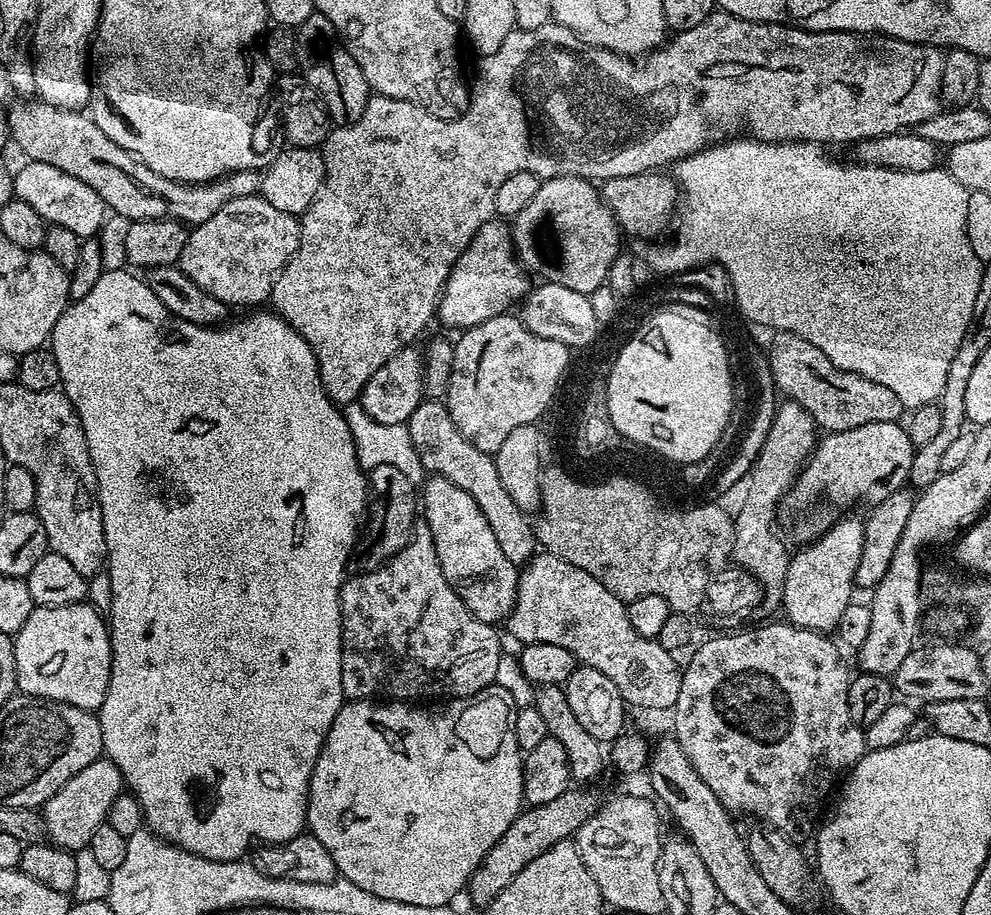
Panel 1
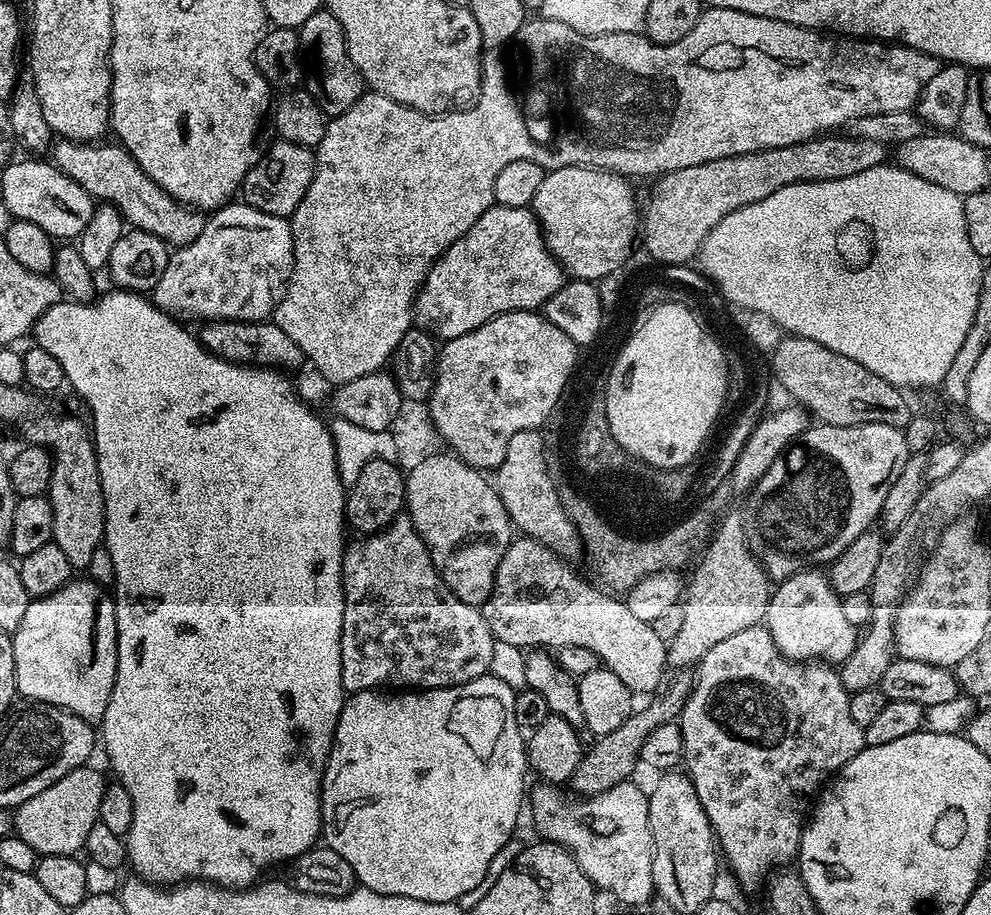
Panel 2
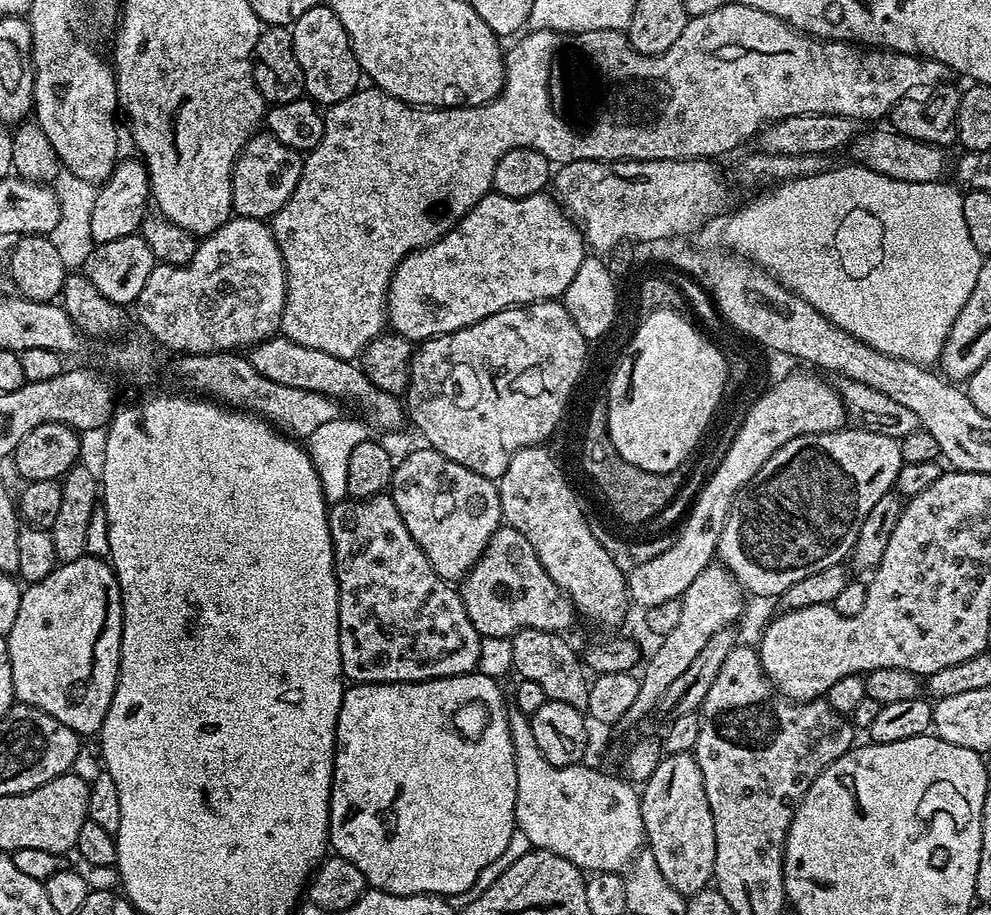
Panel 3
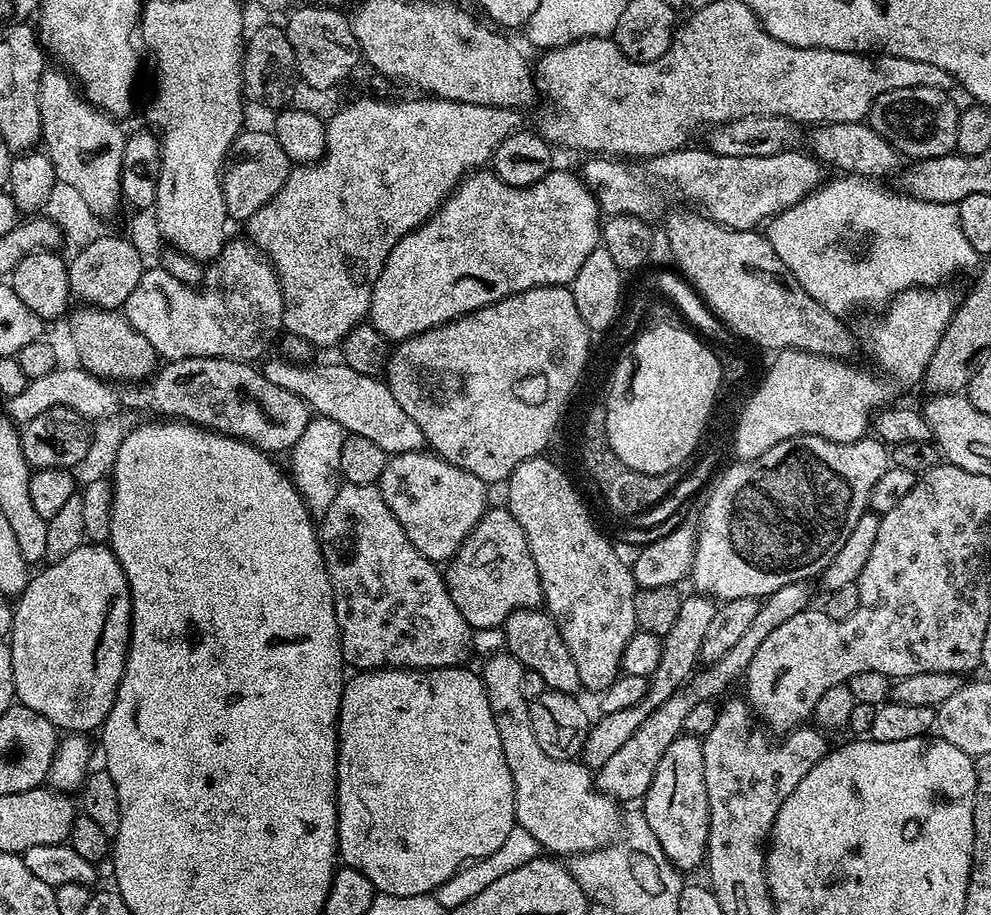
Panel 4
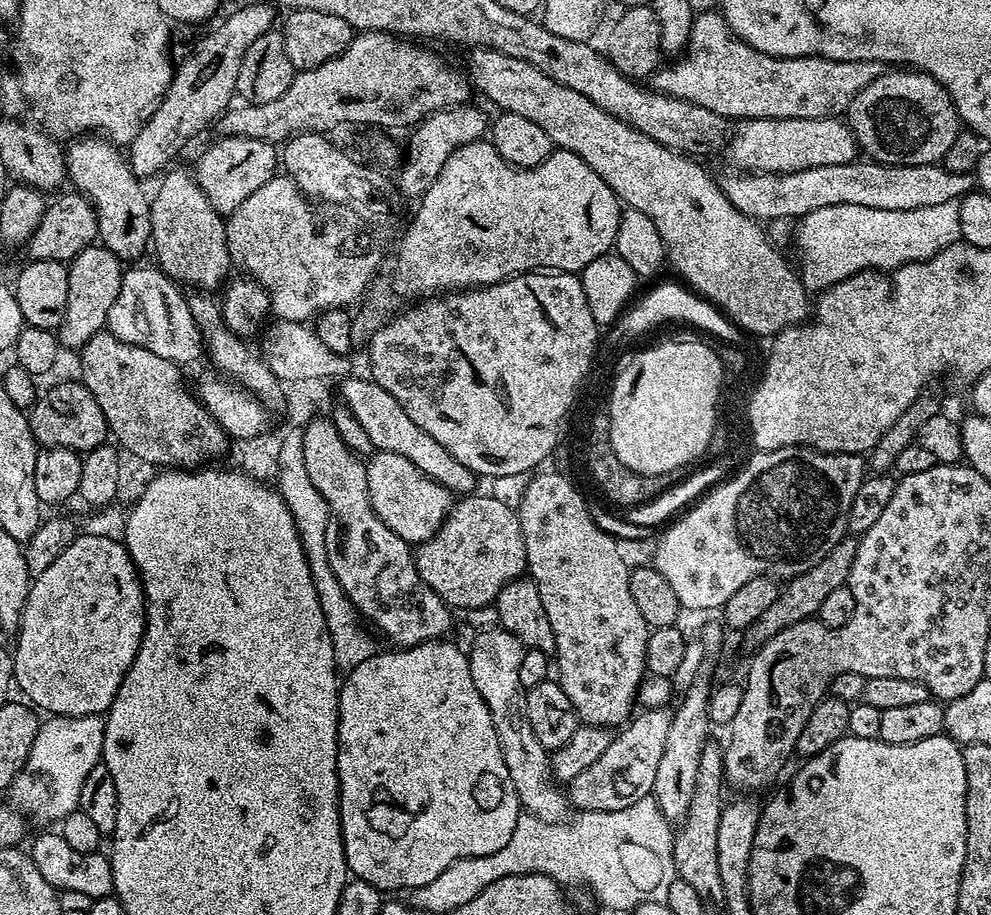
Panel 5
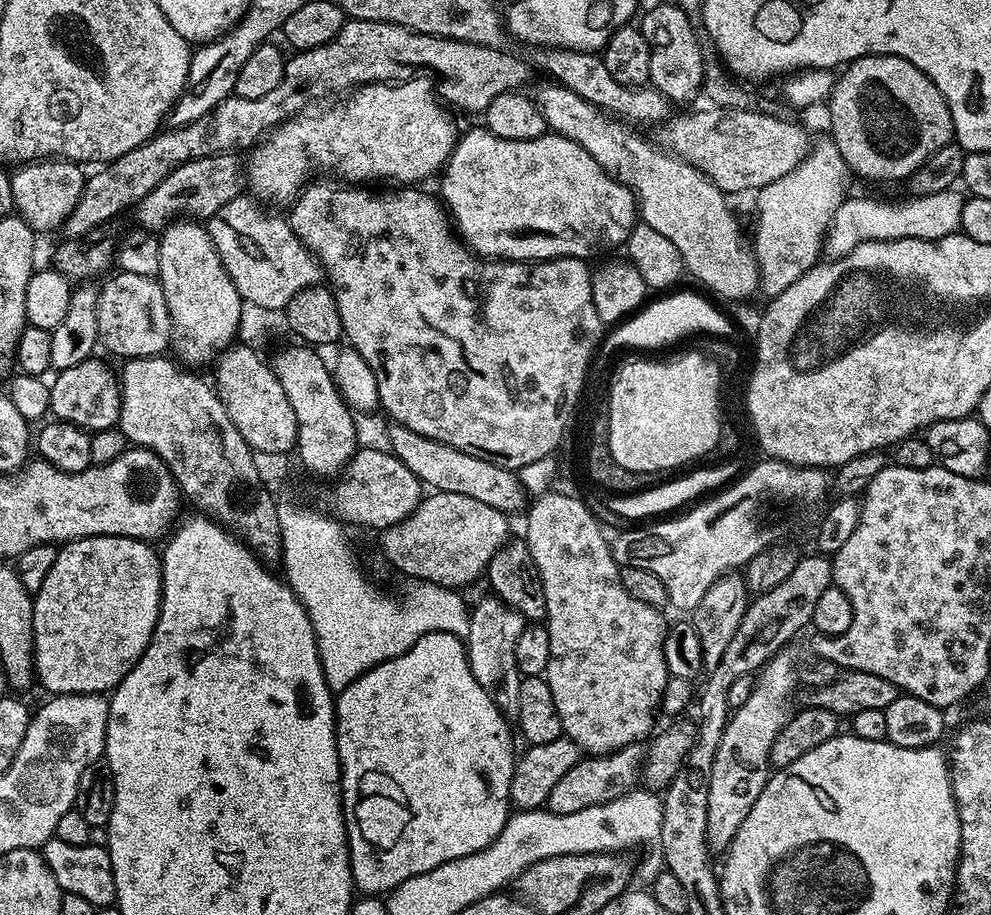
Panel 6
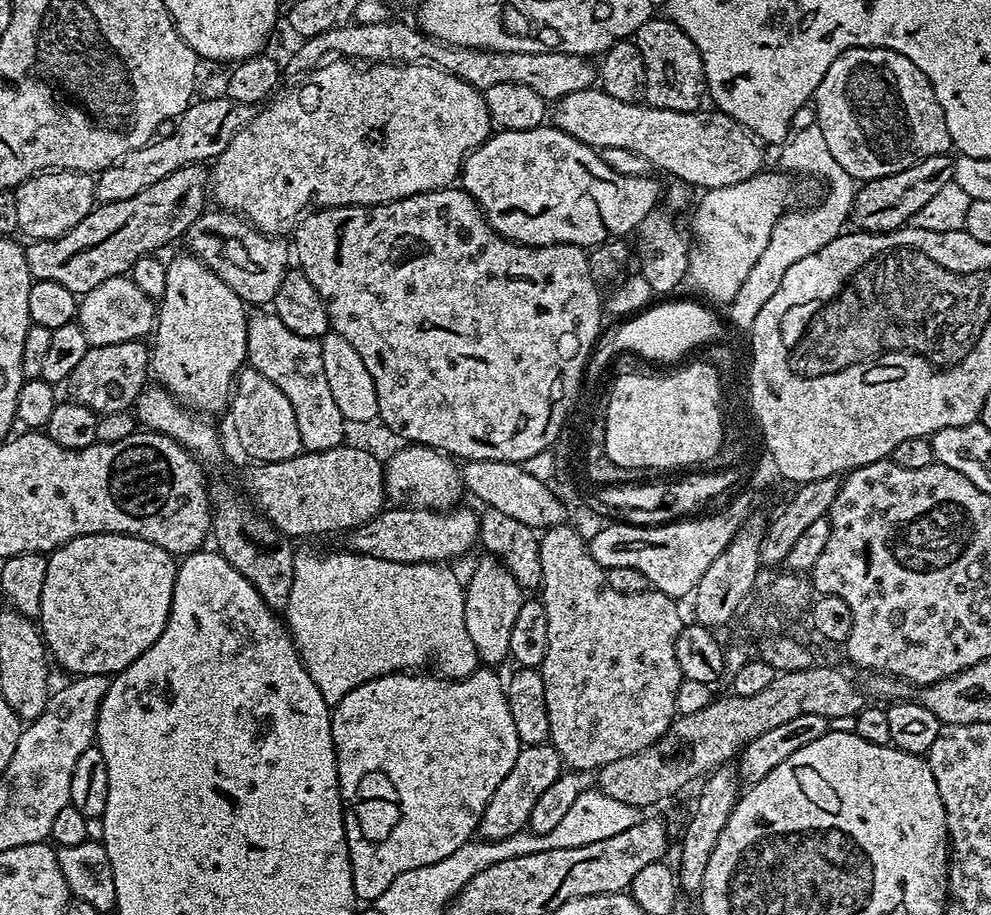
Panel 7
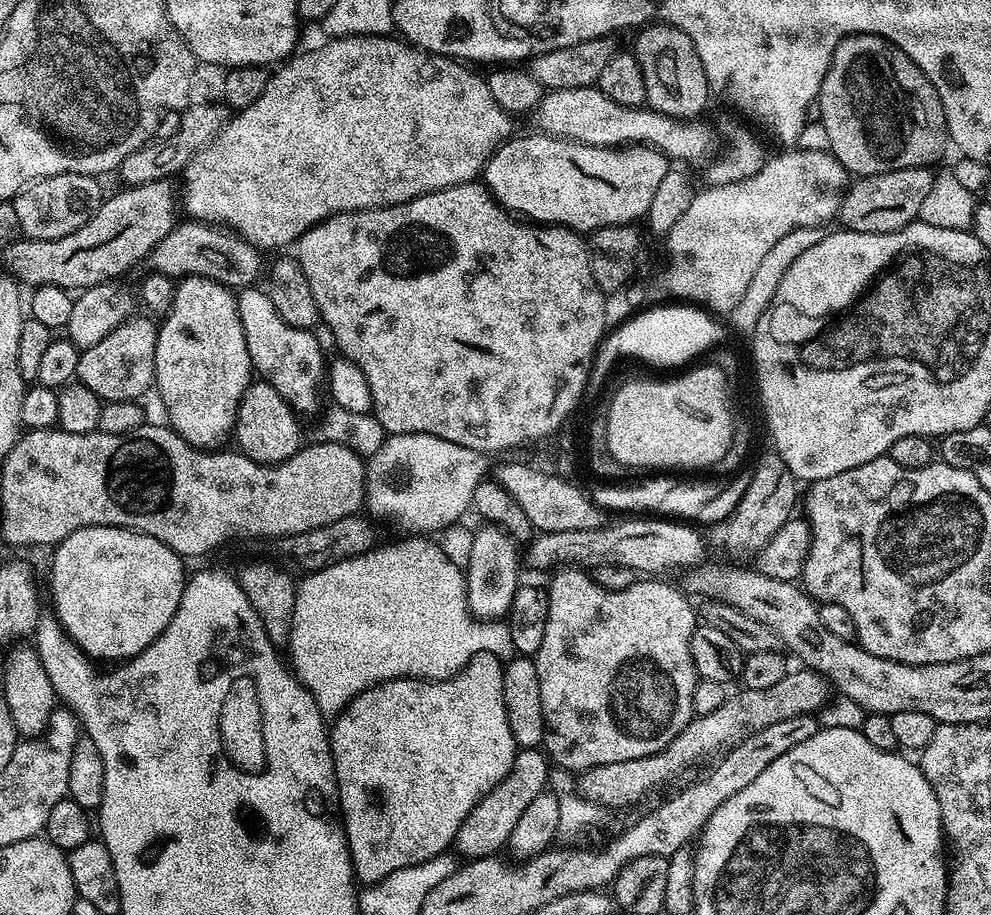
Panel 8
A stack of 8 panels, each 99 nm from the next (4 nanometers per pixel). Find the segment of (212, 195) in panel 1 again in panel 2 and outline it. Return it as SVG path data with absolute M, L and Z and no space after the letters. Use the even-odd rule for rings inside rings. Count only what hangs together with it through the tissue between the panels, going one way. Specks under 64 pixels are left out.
M57 139L50 149L51 163L74 178L74 182L78 182L78 186L82 186L82 190L89 192L97 201L115 205L132 228L154 234L172 250L190 246L190 242L202 234L205 213L166 194L166 190L151 180L138 166L136 159L119 143L104 143Z

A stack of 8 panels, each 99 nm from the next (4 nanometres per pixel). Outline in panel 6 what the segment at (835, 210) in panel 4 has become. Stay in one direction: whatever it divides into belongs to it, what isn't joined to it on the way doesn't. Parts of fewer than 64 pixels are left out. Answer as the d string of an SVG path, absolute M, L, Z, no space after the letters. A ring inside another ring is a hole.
M947 188L938 194L912 196L901 204L879 204L868 196L856 196L853 200L852 197L846 198L830 222L828 235L824 237L824 252L835 258L850 254L854 246L871 240L937 240L955 236L960 232L962 206L965 202L965 197L958 193L959 191Z

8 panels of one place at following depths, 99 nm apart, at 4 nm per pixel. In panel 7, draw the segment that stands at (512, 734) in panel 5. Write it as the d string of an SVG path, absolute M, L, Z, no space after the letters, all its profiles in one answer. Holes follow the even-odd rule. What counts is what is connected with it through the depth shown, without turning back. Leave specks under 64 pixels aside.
M487 554L481 556L472 577L466 580L464 589L466 634L470 634L470 642L474 642L480 664L496 666L492 664L500 664L509 659L510 629L514 626L514 617L518 615L526 596L501 560Z

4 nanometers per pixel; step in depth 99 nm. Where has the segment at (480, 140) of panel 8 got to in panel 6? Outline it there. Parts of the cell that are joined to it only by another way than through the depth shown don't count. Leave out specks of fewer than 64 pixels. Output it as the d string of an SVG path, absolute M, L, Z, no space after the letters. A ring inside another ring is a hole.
M416 74L399 82L366 84L349 96L352 97L345 104L321 116L301 114L284 121L251 149L252 157L246 160L246 184L249 189L252 187L251 195L257 201L268 206L291 205L313 174L327 174L344 182L396 180L392 182L400 186L416 186L421 183L419 180L428 180L432 172L434 176L443 169L456 145L458 131L455 122L448 117L449 109L438 99L433 81L427 75Z

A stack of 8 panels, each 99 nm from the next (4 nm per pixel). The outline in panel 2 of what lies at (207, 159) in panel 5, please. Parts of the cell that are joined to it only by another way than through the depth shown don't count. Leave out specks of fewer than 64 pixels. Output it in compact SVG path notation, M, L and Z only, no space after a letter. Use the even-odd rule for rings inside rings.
M277 139L275 143L269 146L268 153L265 156L263 153L246 174L242 185L242 200L266 214L288 218L298 202L302 202L306 190L310 190L310 182L314 182L316 154L313 149L298 146L294 142Z

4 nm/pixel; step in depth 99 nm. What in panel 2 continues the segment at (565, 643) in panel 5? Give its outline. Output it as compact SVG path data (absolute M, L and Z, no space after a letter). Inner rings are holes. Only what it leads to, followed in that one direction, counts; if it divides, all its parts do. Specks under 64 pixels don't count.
M522 430L510 438L506 446L506 458L502 458L499 468L494 472L494 483L496 493L502 498L506 506L506 514L512 520L513 529L525 537L537 540L538 543L544 544L551 548L553 552L564 558L571 558L575 552L581 551L580 536L576 533L576 527L564 510L564 501L562 499L561 489L556 489L556 484L552 481L553 473L547 466L546 458L543 454L543 438L539 431Z

